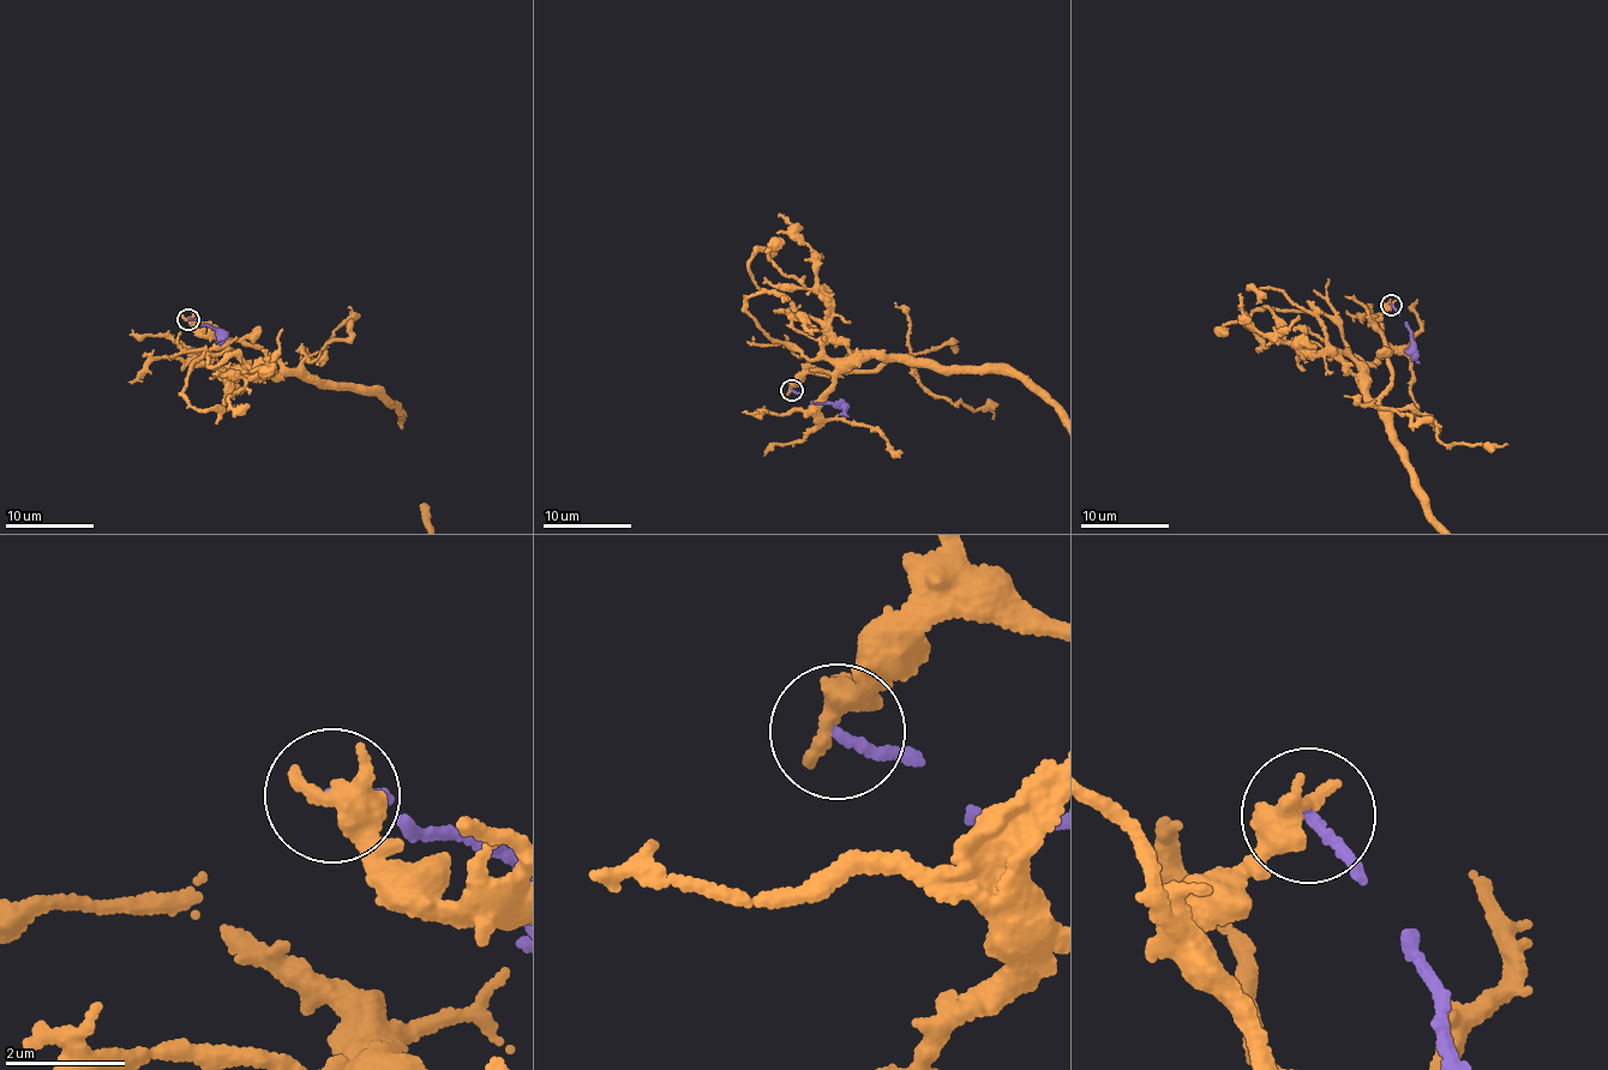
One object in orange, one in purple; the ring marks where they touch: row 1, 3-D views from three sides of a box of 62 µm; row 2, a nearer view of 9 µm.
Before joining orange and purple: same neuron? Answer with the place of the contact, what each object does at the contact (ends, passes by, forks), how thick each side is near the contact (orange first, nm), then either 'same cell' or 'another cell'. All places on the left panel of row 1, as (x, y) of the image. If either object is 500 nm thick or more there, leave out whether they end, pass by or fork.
(187, 319) | orange passes by | purple ends | 360/190 nm | another cell

